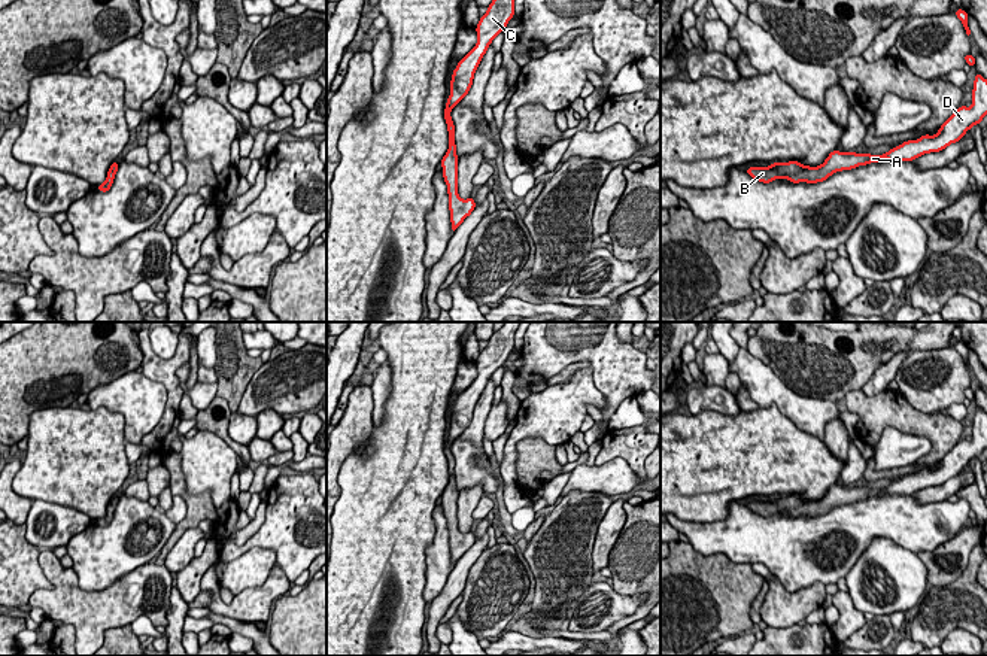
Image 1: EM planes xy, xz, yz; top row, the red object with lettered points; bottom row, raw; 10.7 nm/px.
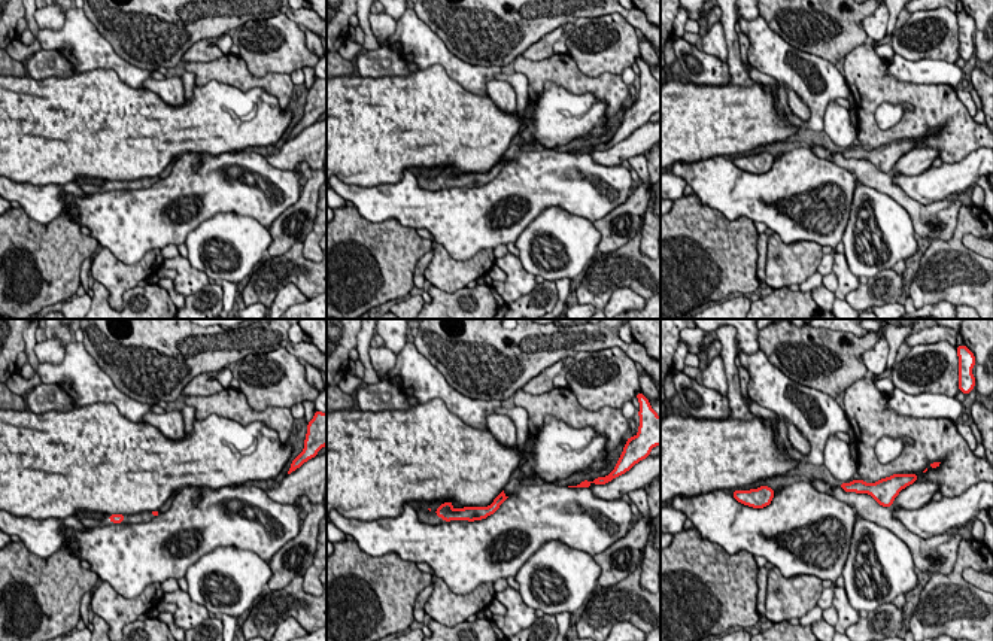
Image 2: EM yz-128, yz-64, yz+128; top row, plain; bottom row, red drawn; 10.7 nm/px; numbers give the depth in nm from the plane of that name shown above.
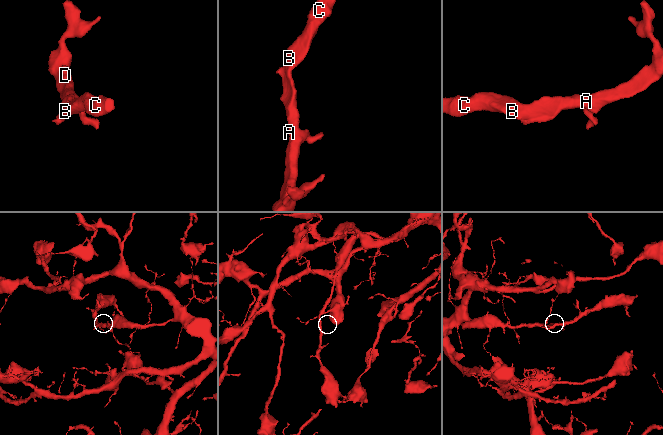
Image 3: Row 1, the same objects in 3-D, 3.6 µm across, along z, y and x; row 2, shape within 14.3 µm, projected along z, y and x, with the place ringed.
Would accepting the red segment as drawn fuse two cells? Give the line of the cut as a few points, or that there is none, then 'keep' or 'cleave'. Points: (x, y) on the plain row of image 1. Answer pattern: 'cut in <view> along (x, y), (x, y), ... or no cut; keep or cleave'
no cut; keep

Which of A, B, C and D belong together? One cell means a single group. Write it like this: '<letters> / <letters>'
A B C D

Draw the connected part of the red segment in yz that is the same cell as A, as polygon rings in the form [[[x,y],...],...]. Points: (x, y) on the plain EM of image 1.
[[[975,407],[972,423],[972,440],[960,440],[941,461],[935,470],[924,468],[917,474],[908,474],[892,482],[887,488],[871,489],[833,485],[822,499],[810,501],[799,495],[772,496],[769,501],[750,501],[747,508],[753,513],[769,517],[778,513],[789,513],[792,517],[817,517],[826,514],[836,505],[851,504],[859,499],[889,495],[912,495],[924,488],[939,486],[959,476],[975,458],[981,458],[987,449],[987,413]]]

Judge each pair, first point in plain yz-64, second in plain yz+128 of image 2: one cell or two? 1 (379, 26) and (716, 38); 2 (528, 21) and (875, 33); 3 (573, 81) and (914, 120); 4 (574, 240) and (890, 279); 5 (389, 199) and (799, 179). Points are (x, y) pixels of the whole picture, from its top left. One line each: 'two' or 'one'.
1: one
2: two
3: one
4: two
5: one

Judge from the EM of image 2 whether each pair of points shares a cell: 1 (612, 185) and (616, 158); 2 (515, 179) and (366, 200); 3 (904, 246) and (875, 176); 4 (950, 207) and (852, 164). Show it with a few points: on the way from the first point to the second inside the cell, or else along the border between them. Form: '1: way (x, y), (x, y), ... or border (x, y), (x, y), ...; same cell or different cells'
1: border (589, 154), (597, 163), (620, 166); different cells
2: way (477, 204), (410, 204), (403, 201); same cell
3: border (862, 182), (890, 196), (908, 213); different cells
4: way (926, 212), (917, 212), (895, 191), (875, 179); same cell

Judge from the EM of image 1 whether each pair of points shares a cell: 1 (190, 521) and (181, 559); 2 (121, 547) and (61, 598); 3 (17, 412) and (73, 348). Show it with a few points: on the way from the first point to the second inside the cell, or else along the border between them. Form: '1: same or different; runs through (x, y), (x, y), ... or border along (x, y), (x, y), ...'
1: different; border along (197, 525), (187, 530), (166, 556)
2: different; border along (72, 565), (85, 591), (103, 591), (114, 583)
3: same; runs through (17, 394), (45, 366), (55, 360)

